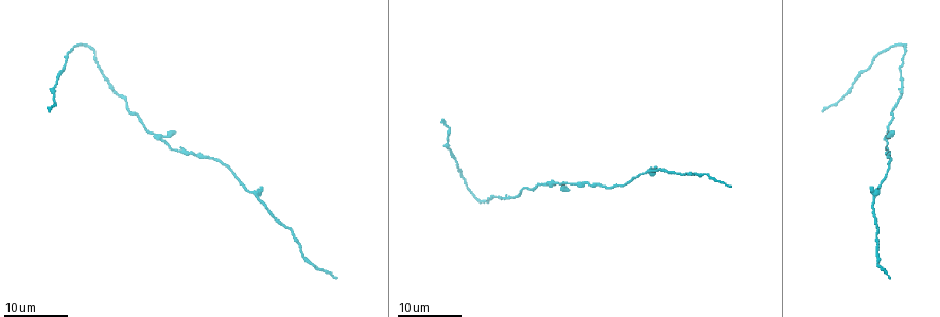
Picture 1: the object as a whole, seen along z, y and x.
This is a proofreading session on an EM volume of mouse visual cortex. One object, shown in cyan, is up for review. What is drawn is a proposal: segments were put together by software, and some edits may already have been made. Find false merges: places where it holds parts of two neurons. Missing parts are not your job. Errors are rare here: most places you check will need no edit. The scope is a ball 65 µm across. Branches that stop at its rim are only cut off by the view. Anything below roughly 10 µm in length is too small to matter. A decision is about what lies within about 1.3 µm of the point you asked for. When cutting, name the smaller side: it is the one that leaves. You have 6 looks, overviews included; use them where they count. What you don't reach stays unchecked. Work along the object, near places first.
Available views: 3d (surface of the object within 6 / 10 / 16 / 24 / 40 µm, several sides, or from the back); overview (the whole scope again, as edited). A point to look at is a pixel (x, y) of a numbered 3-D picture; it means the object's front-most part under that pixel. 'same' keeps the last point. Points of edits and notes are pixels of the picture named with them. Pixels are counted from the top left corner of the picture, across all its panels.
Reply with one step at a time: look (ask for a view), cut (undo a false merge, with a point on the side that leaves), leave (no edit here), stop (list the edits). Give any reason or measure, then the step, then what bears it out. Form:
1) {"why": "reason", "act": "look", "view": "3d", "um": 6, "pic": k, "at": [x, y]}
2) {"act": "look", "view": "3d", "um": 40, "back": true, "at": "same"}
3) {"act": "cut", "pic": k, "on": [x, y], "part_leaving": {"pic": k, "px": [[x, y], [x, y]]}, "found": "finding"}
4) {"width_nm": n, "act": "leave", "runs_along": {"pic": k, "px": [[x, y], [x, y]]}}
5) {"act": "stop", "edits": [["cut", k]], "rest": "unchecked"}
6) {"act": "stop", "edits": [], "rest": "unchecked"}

{"why": "calibre changes", "act": "look", "view": "3d", "um": 24, "pic": 1, "at": [250, 192]}

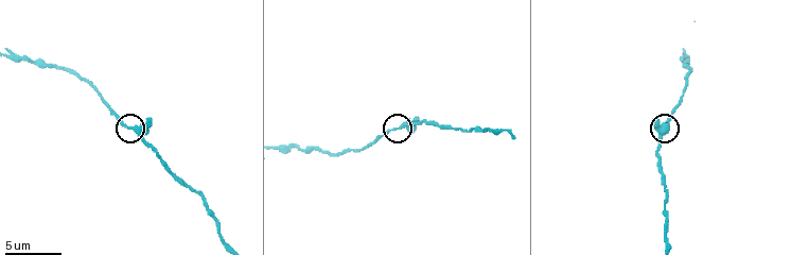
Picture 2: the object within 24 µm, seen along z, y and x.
{"why": "zoom in", "act": "look", "view": "3d", "um": 10, "pic": 2, "at": [395, 131]}

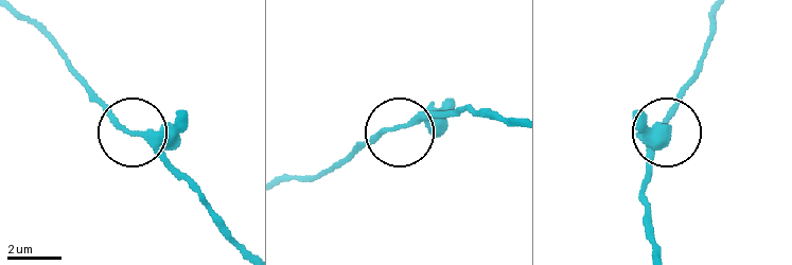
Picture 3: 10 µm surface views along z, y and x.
{"act": "leave", "runs_along": {"pic": 3, "px": [[283, 182], [311, 180], [392, 129], [452, 113]]}, "found": "continuous, no second neuron"}

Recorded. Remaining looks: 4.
{"act": "look", "view": "3d", "um": 10, "pic": 2, "at": [659, 161]}

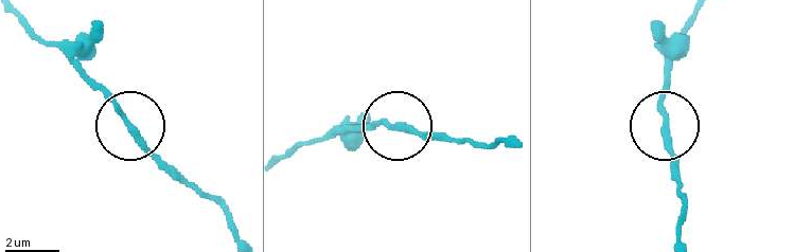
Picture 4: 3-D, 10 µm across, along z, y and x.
{"act": "leave", "runs_along": {"pic": 4, "px": [[281, 162], [309, 143], [384, 121], [456, 141]]}, "found": "all the same neuron"}

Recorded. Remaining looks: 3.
{"why": "branch point", "act": "look", "view": "3d", "um": 16, "pic": 1, "at": [155, 136]}

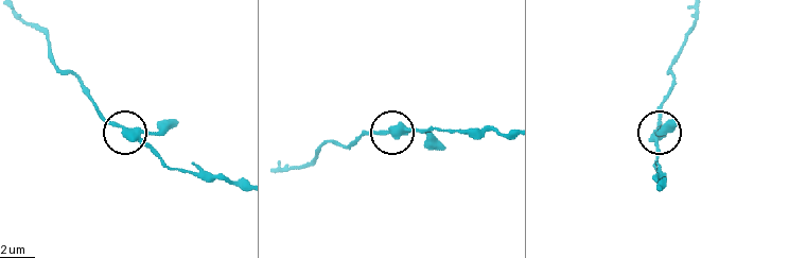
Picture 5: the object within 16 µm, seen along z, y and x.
{"act": "look", "view": "3d", "um": 6, "pic": 5, "at": [133, 133]}

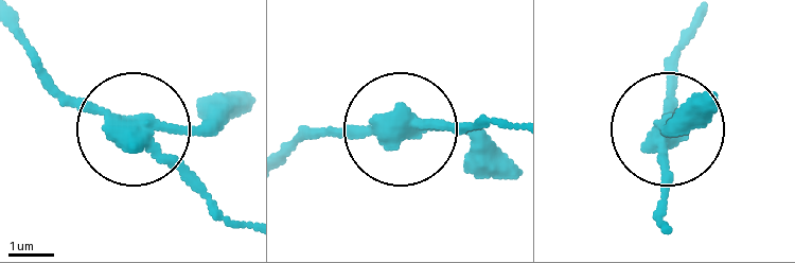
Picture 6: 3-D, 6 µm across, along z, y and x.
{"width_nm": 350, "act": "leave", "runs_along": {"pic": 6, "px": [[125, 130], [219, 217]]}, "found": "all the same neuron"}

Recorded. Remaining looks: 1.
{"act": "stop", "edits": [], "rest": "unchecked"}

